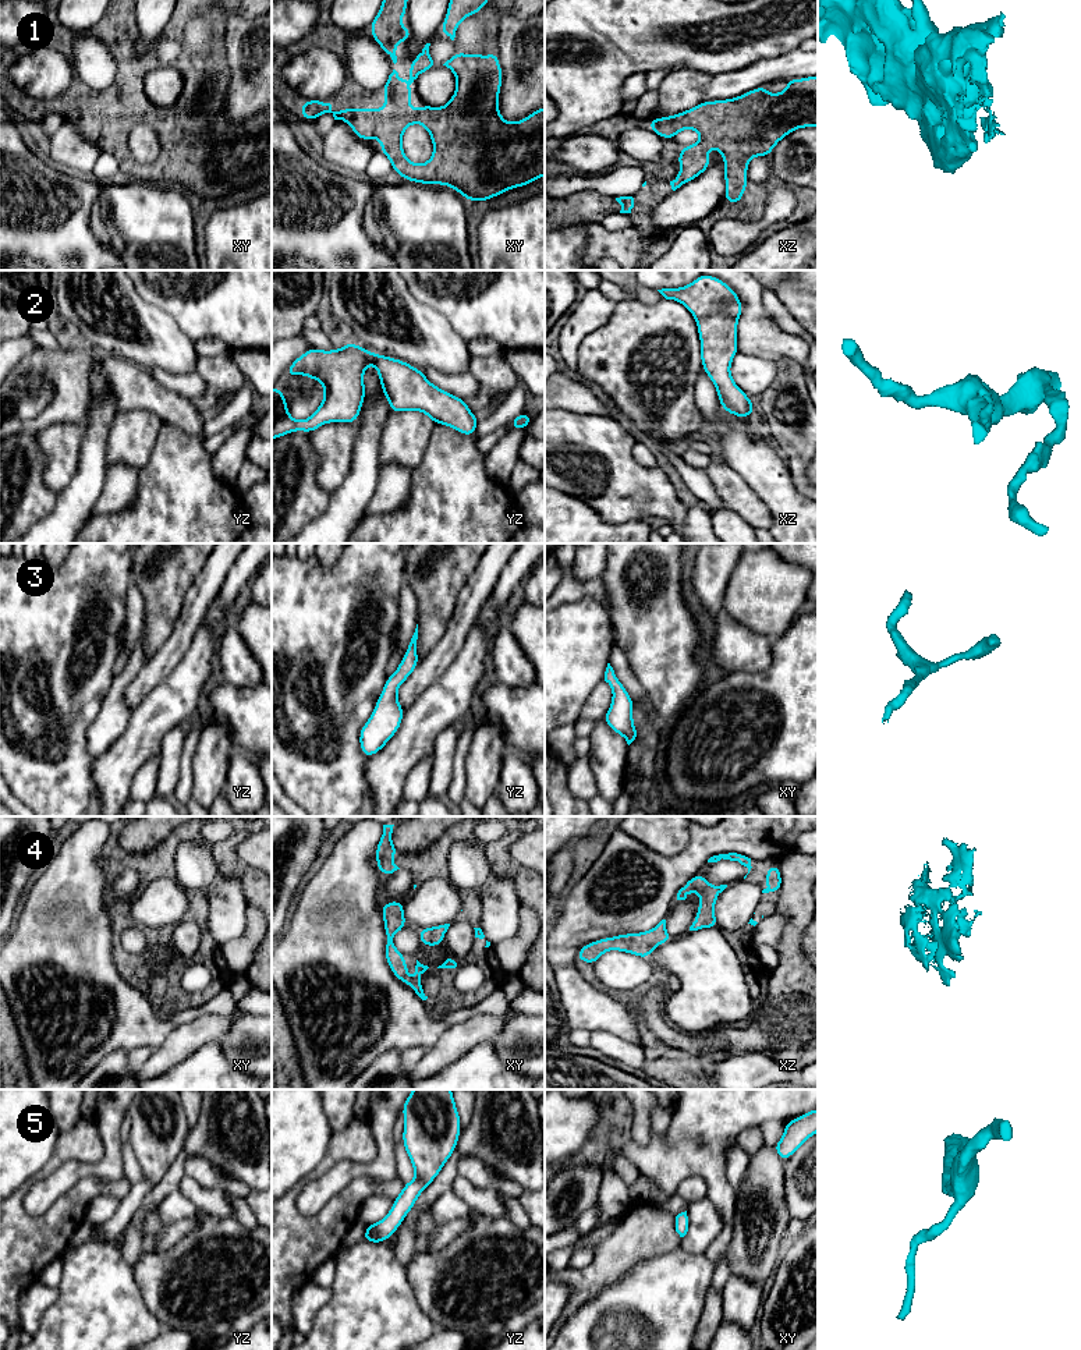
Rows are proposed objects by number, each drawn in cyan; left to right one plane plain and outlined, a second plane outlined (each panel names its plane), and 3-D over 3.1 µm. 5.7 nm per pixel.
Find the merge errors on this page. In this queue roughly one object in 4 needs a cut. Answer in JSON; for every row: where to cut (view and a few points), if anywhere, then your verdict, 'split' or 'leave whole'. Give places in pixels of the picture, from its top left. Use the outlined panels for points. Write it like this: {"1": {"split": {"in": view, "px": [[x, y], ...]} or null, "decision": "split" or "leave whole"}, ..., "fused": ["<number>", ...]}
{"1": {"split": null, "decision": "leave whole"}, "2": {"split": null, "decision": "leave whole"}, "3": {"split": null, "decision": "leave whole"}, "4": {"split": null, "decision": "leave whole"}, "5": {"split": null, "decision": "leave whole"}, "fused": []}

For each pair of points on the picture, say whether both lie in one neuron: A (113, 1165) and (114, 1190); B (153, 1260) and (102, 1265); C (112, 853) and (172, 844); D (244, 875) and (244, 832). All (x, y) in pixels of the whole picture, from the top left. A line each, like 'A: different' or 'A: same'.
A: different
B: different
C: same
D: same

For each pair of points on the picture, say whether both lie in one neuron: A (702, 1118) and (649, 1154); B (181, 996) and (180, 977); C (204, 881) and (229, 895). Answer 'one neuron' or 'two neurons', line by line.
A: one neuron
B: one neuron
C: one neuron

